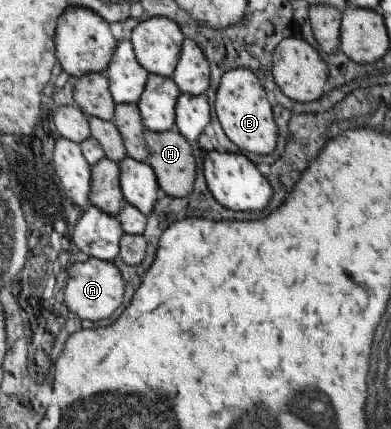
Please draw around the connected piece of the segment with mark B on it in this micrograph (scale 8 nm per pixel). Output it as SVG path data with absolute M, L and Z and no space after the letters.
M235 68L229 70L221 78L219 89L216 93L216 102L213 104L213 112L219 116L227 138L237 144L243 150L255 152L255 154L271 154L277 146L277 124L273 117L272 105L267 100L261 82L257 76L247 68Z

